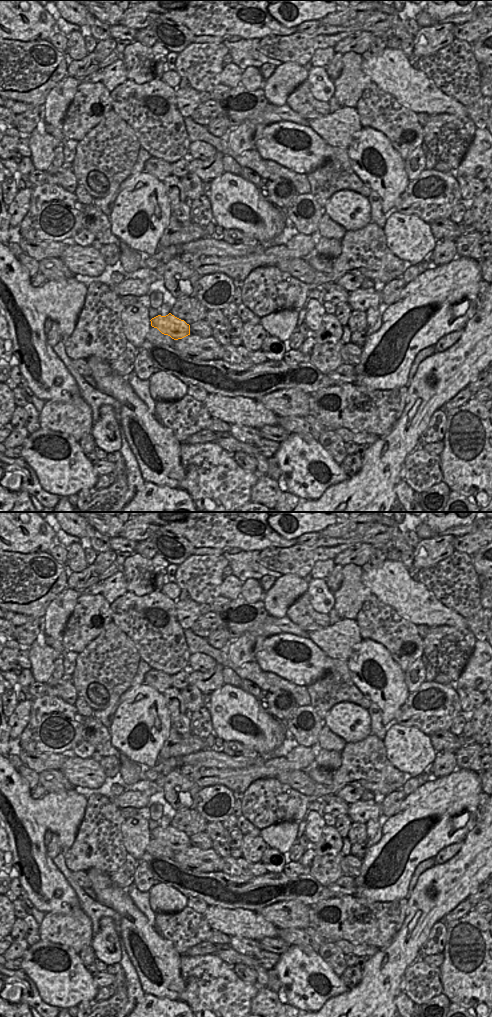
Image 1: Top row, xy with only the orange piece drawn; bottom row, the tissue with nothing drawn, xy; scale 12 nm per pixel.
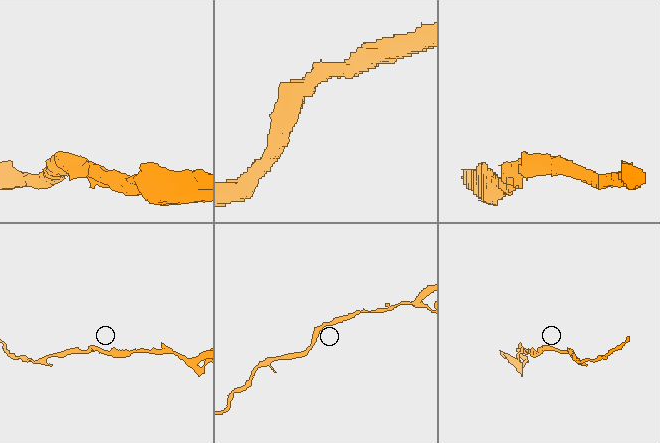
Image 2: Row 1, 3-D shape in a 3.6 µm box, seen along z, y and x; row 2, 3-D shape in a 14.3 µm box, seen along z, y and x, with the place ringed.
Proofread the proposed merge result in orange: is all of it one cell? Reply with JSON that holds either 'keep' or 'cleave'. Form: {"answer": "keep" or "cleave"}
{"answer": "cleave"}

